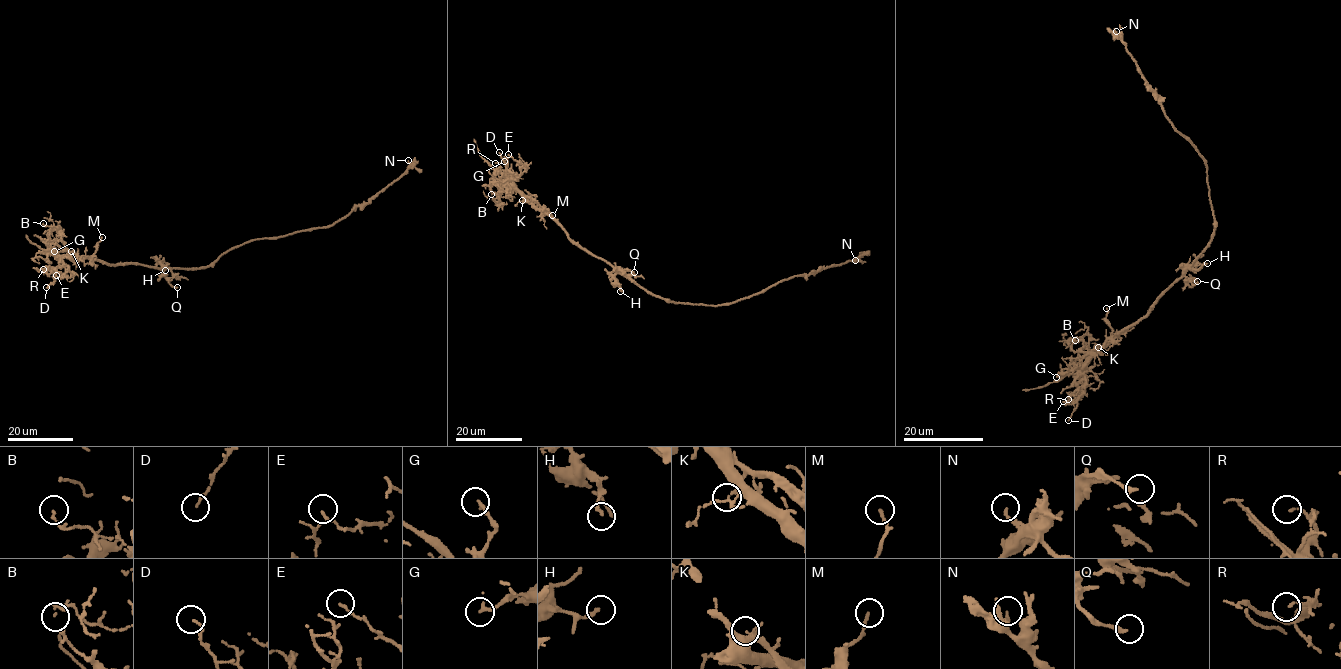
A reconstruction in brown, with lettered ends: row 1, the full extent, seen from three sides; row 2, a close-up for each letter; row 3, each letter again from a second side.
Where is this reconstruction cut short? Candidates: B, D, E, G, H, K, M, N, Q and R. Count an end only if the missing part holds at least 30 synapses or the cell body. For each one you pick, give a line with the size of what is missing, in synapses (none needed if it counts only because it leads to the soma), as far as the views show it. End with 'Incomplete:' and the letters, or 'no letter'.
Incomplete: no letter

